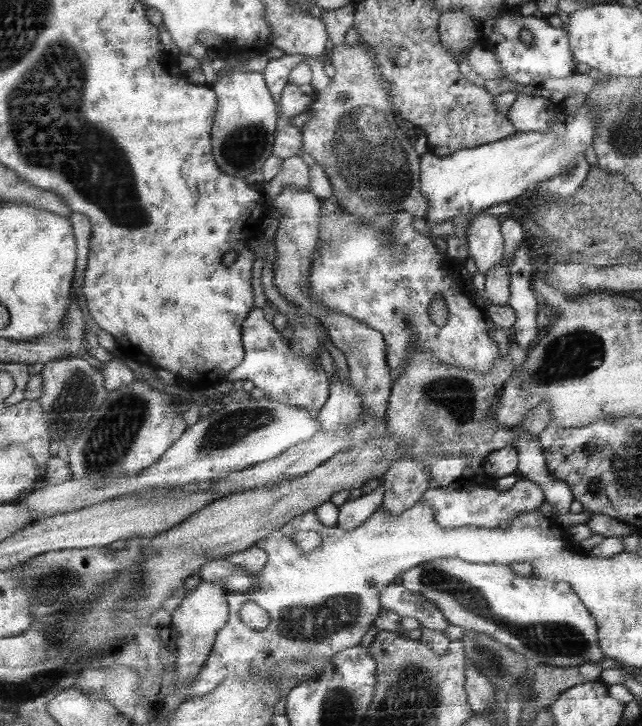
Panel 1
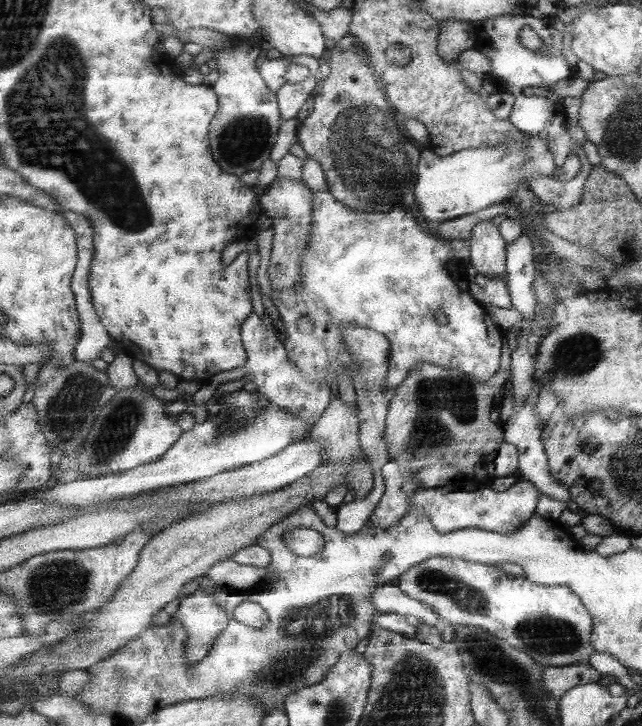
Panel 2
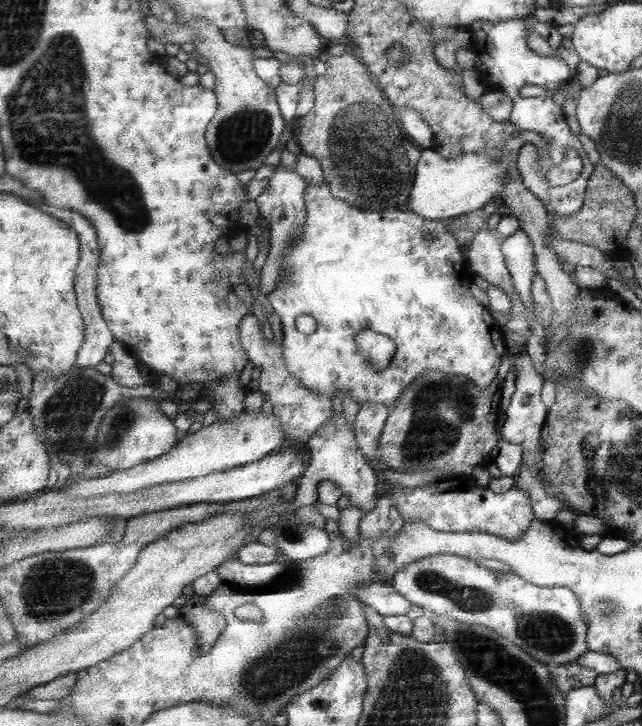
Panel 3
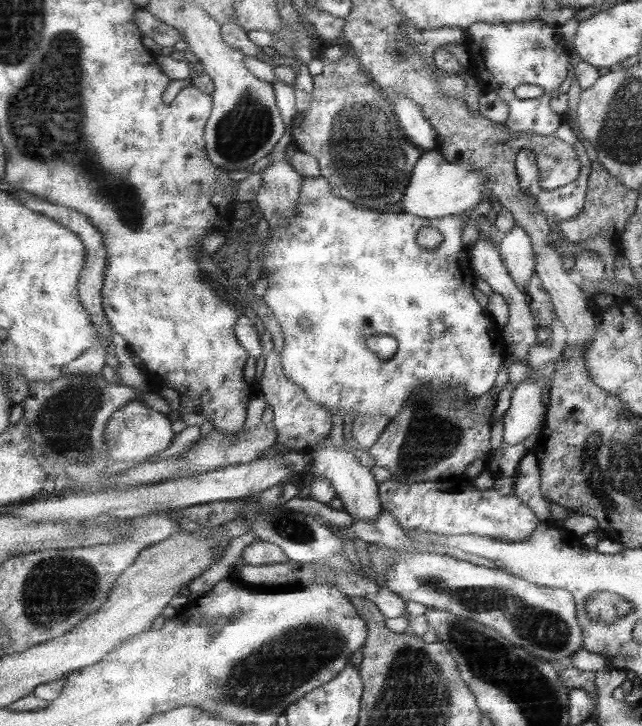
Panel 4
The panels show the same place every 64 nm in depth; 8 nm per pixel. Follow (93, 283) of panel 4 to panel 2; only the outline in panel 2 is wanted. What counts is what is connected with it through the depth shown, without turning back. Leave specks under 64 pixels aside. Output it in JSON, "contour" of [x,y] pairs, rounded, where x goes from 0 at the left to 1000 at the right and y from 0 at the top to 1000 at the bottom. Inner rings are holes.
{"contour":[[[95,289],[95,295],[107,303],[114,317],[123,322],[123,328],[120,328],[123,331],[123,366],[120,366],[120,375],[114,380],[114,399],[117,399],[117,408],[120,408],[120,427],[123,427],[129,455],[126,455],[126,471],[120,474],[120,496],[132,499],[132,501],[142,501],[142,496],[157,493],[157,488],[170,479],[170,471],[173,471],[170,457],[157,446],[157,438],[154,438],[154,433],[145,421],[145,402],[142,402],[142,375],[145,375],[145,358],[151,353],[151,336],[148,336],[151,317],[145,314],[145,306],[139,303],[139,298],[107,292],[107,289]]]}

